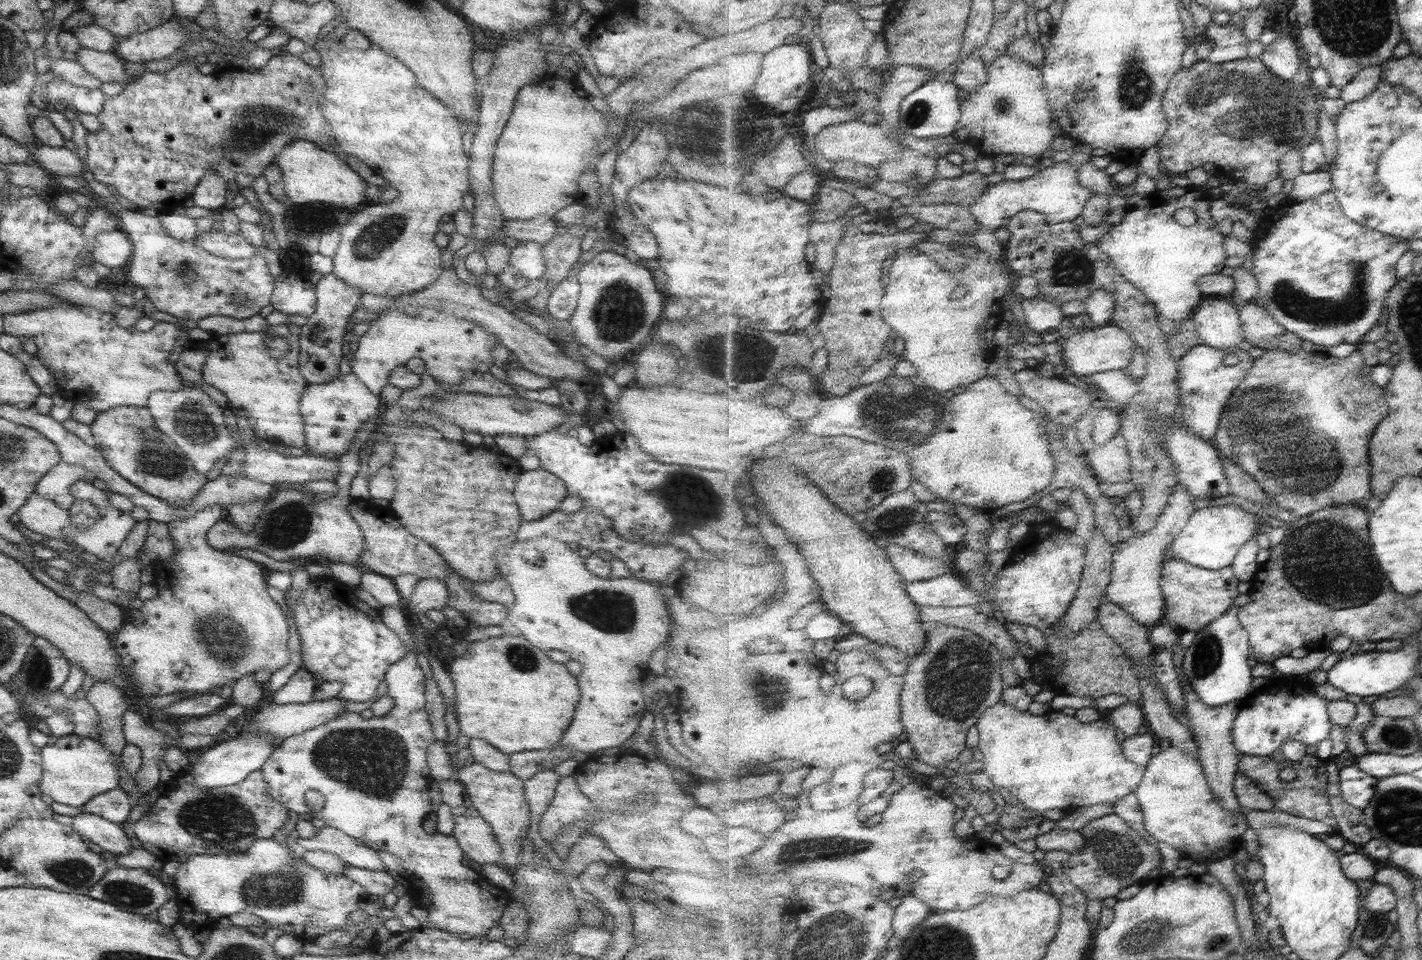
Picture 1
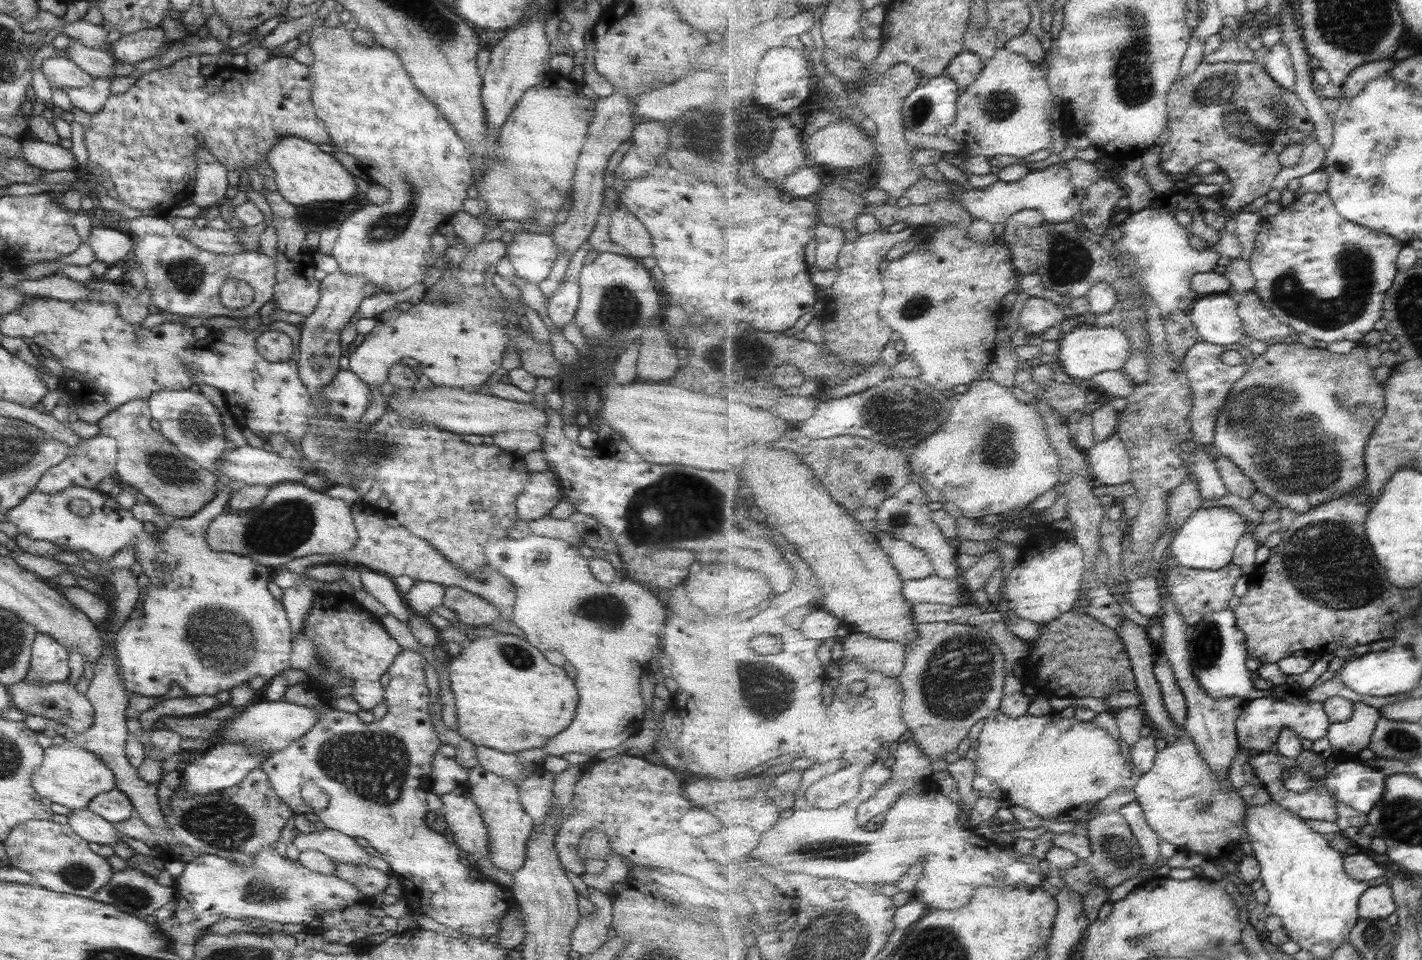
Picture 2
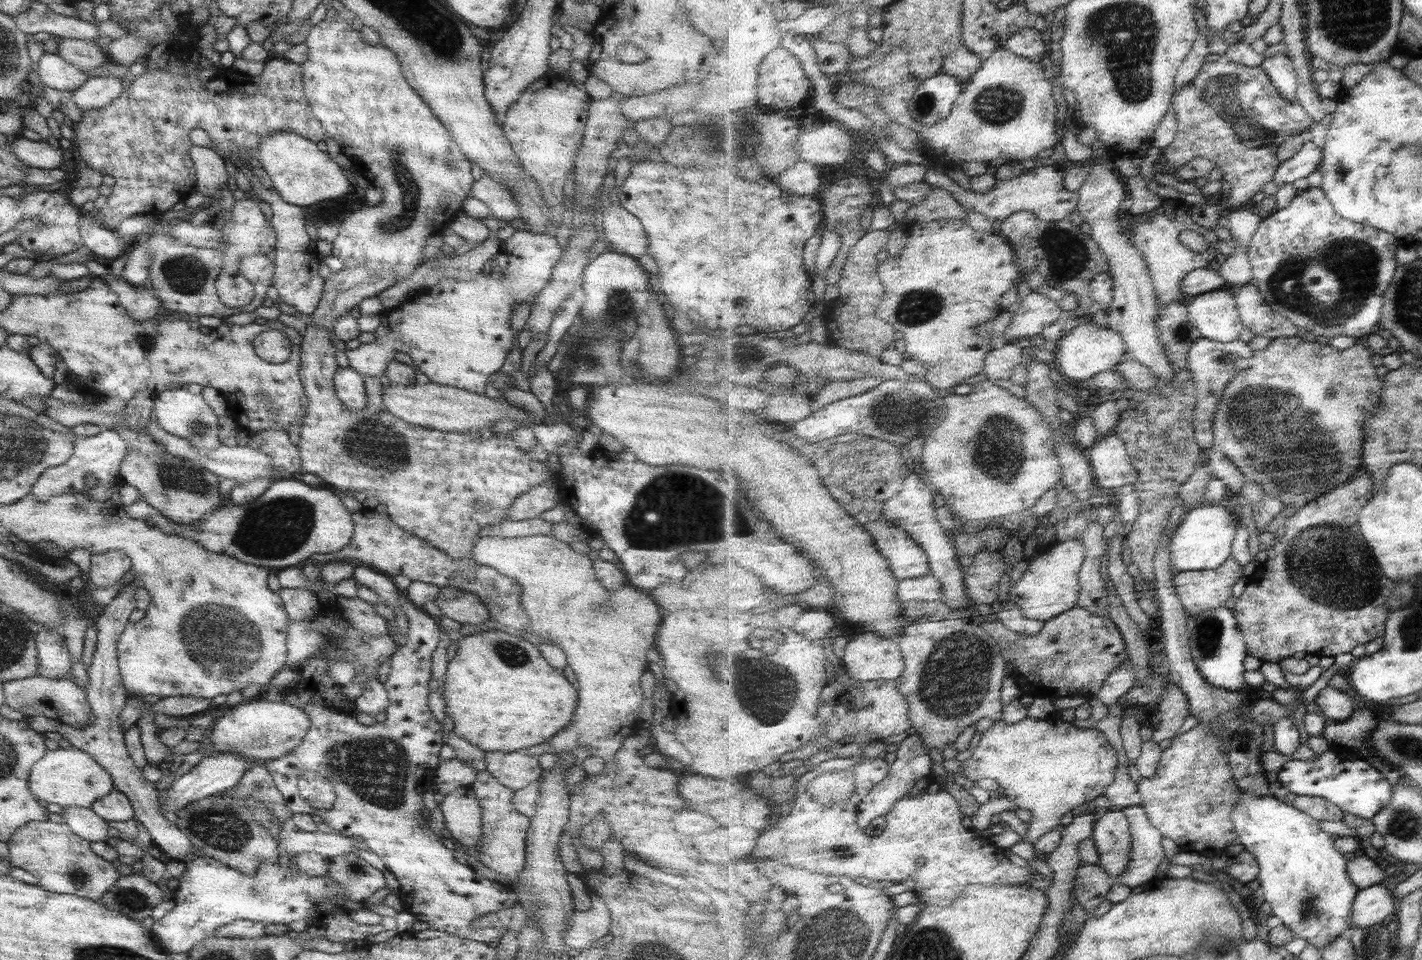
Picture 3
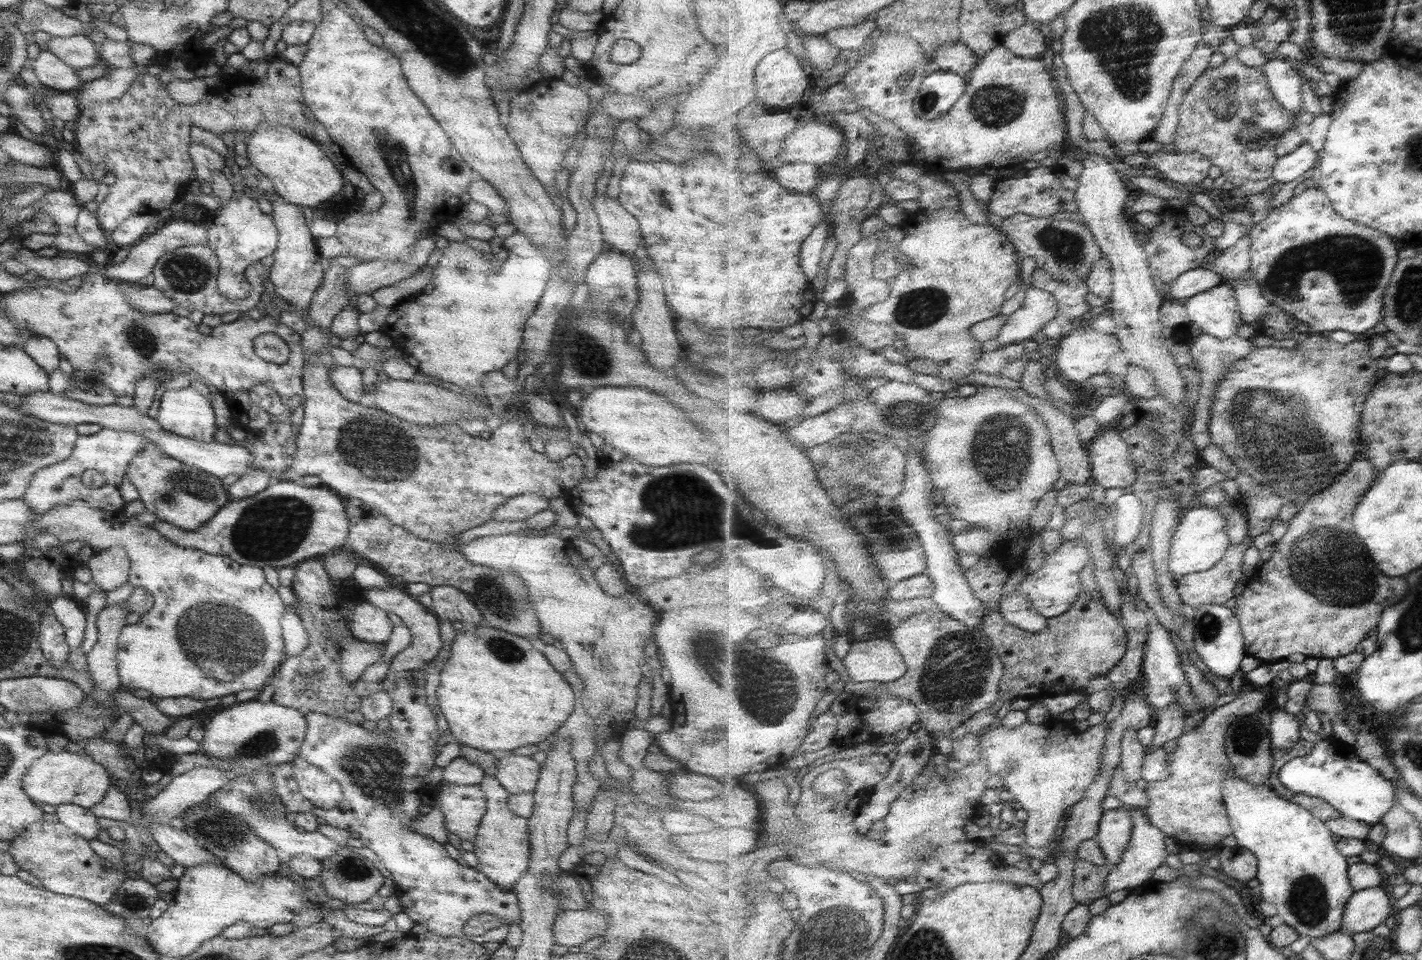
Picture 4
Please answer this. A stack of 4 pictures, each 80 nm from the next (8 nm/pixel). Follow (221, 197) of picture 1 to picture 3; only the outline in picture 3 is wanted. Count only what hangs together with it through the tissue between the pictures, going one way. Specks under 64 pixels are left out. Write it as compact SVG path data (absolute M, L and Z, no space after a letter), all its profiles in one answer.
M191 145L188 155L194 170L193 187L201 196L216 200L220 188L226 188L227 184L225 160L213 149L198 145Z

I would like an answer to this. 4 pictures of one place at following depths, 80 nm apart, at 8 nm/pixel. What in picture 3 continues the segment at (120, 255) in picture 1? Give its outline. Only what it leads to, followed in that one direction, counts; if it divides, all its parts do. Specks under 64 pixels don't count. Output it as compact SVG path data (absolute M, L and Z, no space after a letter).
M77 217L76 224L82 246L89 248L95 259L104 263L127 253L131 243L119 238L112 230L103 228L101 224L88 222L85 217Z

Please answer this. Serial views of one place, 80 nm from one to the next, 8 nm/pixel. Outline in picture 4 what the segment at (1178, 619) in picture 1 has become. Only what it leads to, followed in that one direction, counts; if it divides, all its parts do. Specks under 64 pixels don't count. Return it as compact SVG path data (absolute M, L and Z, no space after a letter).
M1249 534L1244 542L1232 545L1216 568L1176 578L1178 591L1185 604L1197 609L1204 604L1222 604L1235 597L1235 586L1246 583L1243 568L1245 550L1253 545Z

